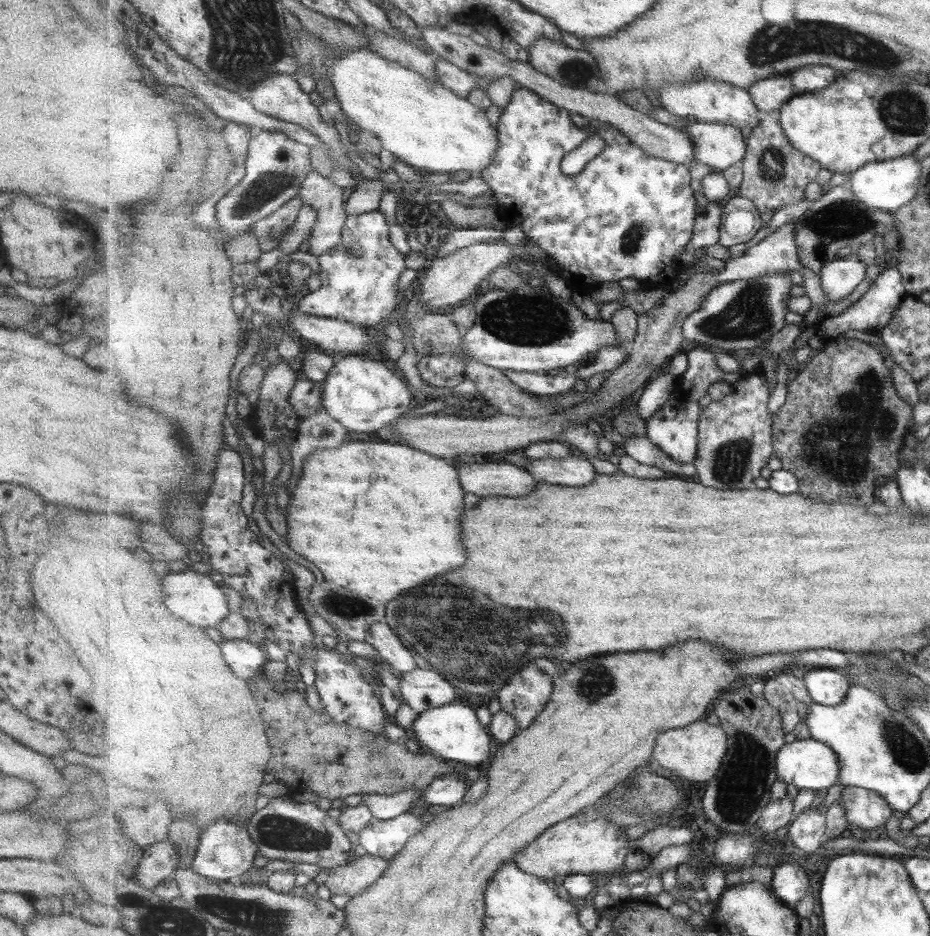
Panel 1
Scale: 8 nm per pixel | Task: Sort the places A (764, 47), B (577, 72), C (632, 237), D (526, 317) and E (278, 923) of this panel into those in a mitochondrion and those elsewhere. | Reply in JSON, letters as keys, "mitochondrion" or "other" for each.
{"A":"mitochondrion","B":"mitochondrion","C":"mitochondrion","D":"mitochondrion","E":"mitochondrion"}

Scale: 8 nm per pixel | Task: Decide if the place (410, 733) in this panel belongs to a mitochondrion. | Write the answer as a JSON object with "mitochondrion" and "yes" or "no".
{"mitochondrion":"no"}

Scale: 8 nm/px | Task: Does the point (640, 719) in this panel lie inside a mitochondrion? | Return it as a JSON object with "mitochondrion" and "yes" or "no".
{"mitochondrion":"no"}

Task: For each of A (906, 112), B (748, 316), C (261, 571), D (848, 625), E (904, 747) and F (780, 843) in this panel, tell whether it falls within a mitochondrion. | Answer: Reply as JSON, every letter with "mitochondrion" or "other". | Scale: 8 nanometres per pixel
{"A":"mitochondrion","B":"mitochondrion","C":"other","D":"other","E":"mitochondrion","F":"other"}

